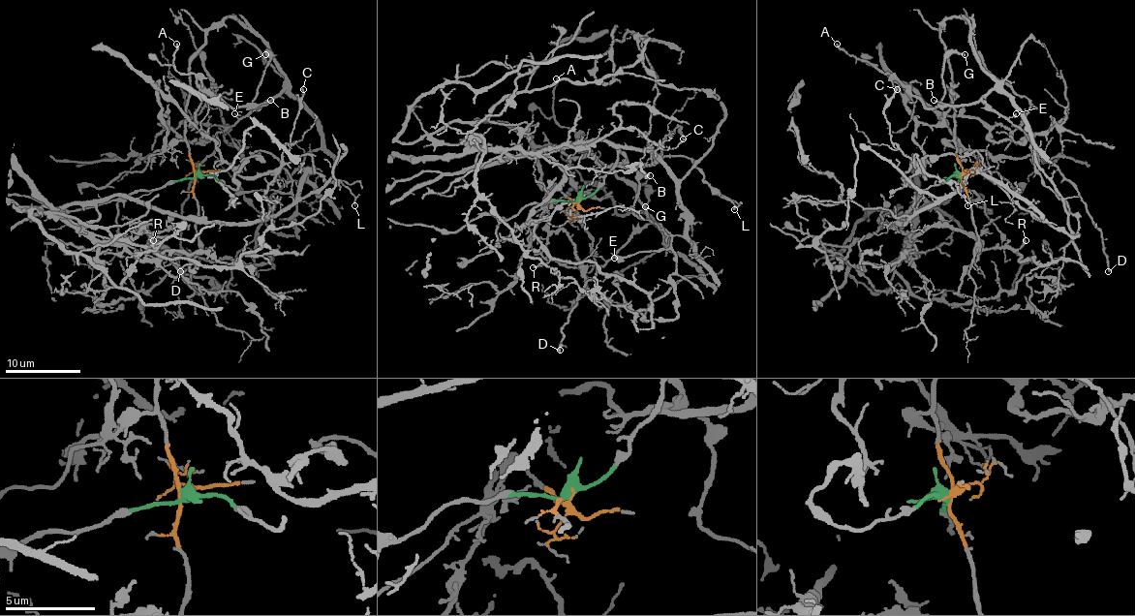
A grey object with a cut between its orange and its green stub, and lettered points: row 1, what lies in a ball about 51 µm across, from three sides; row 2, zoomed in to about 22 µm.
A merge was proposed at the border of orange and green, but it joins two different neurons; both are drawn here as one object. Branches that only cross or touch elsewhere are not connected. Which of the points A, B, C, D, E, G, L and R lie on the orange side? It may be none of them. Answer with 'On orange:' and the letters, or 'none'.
On orange: A, B, D, E, G

